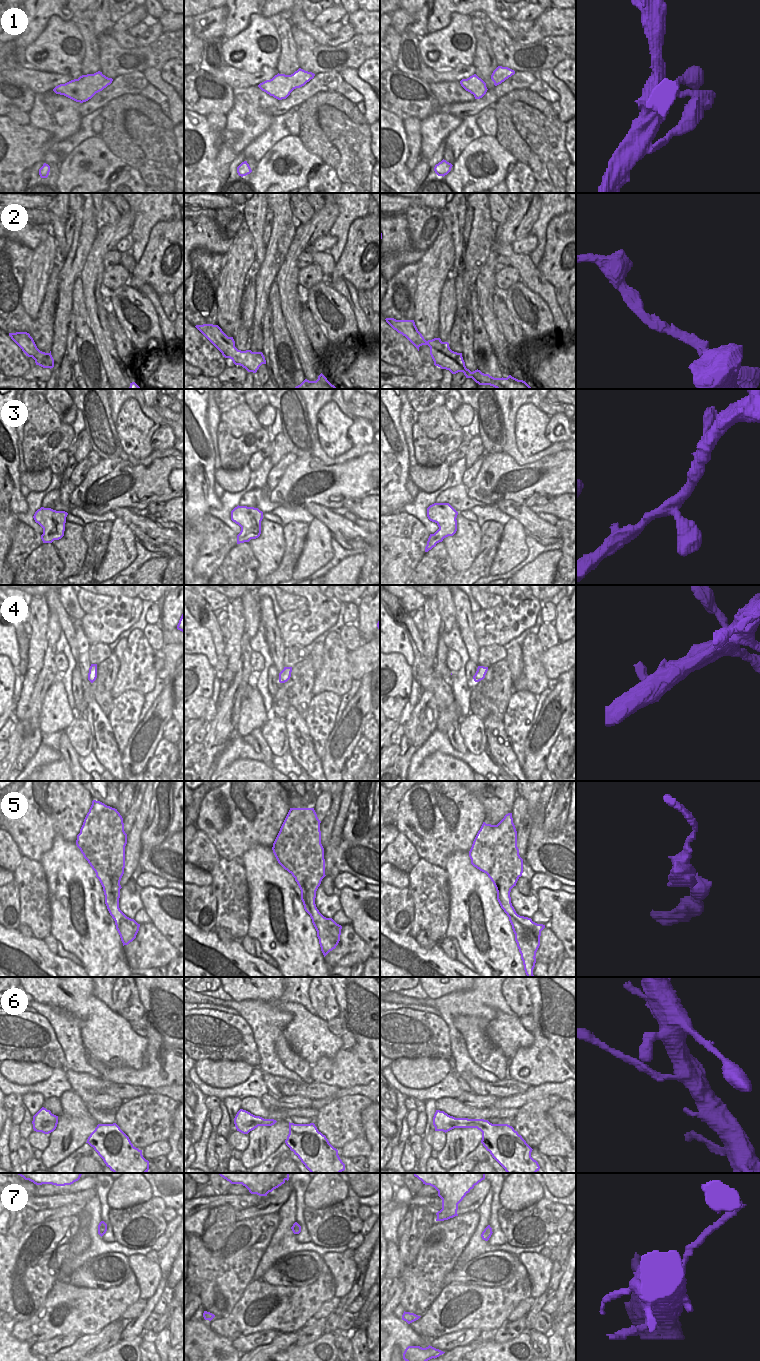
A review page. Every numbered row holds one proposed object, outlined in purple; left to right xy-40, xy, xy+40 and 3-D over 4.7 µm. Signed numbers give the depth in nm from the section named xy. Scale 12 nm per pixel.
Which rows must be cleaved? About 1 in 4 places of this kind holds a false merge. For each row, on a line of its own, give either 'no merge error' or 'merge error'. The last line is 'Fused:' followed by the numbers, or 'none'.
1: no merge error
2: no merge error
3: no merge error
4: no merge error
5: no merge error
6: merge error
7: merge error
Fused: 6, 7

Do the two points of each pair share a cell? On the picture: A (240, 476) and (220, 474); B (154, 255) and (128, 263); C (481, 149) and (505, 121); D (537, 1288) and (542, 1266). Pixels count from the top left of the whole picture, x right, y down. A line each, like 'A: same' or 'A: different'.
A: same
B: different
C: different
D: same

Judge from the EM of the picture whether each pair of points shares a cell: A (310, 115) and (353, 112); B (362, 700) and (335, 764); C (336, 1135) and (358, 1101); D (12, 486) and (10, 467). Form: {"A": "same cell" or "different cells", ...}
{"A": "same cell", "B": "same cell", "C": "same cell", "D": "same cell"}

